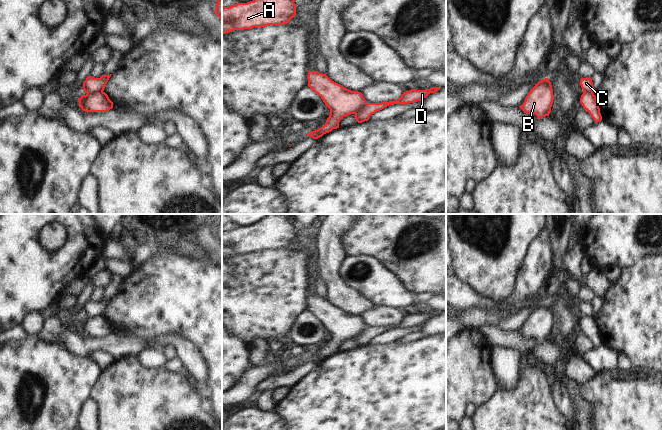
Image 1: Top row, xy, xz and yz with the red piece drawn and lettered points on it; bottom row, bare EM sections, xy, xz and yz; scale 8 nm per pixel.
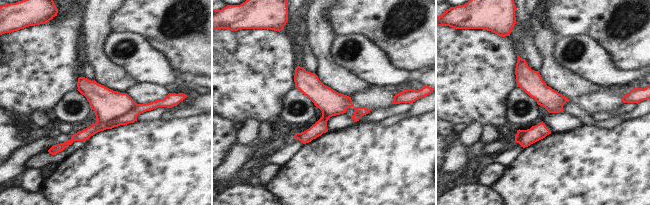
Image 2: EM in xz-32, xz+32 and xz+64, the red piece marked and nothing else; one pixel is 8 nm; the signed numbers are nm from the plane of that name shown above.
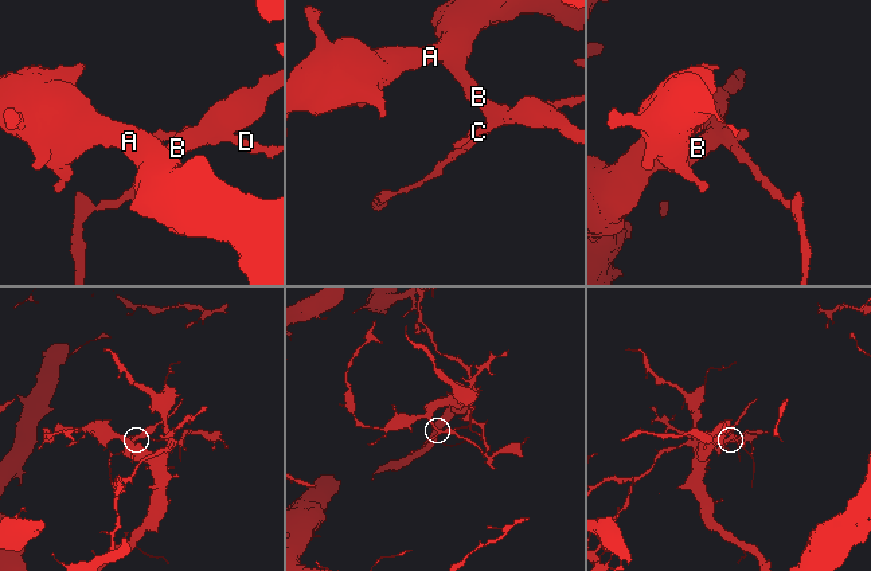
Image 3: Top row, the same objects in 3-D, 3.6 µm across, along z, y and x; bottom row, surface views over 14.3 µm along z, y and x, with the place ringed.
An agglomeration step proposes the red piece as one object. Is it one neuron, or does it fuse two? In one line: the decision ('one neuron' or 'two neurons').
two neurons

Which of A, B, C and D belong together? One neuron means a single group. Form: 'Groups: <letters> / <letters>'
Groups: A B / C D

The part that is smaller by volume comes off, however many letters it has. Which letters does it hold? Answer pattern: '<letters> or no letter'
C, D

